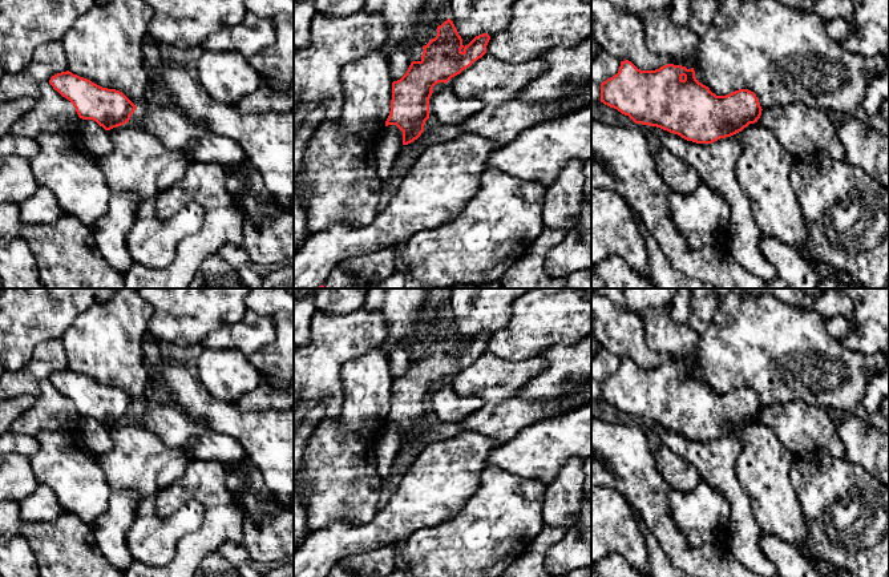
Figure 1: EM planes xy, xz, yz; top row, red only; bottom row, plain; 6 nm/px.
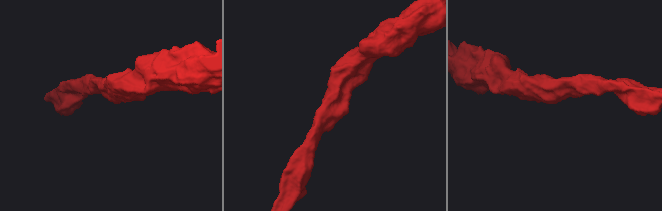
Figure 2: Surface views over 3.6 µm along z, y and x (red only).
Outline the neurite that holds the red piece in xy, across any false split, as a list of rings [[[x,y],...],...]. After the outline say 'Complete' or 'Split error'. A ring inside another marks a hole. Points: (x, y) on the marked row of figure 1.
[[[69,70],[52,76],[49,84],[73,104],[80,118],[93,120],[105,130],[129,122],[137,109],[122,92],[102,88]]]. Complete

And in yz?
[[[629,60],[621,61],[618,73],[601,84],[601,102],[629,116],[635,124],[656,126],[696,144],[712,144],[720,138],[731,137],[749,124],[757,122],[763,110],[756,94],[748,89],[716,96],[696,80],[694,68],[667,64],[655,70],[641,70]]]. Complete

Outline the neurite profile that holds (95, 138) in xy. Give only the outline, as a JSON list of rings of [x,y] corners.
[[[82,120],[78,125],[77,137],[82,146],[97,160],[112,152],[113,144],[108,130],[93,120]]]

